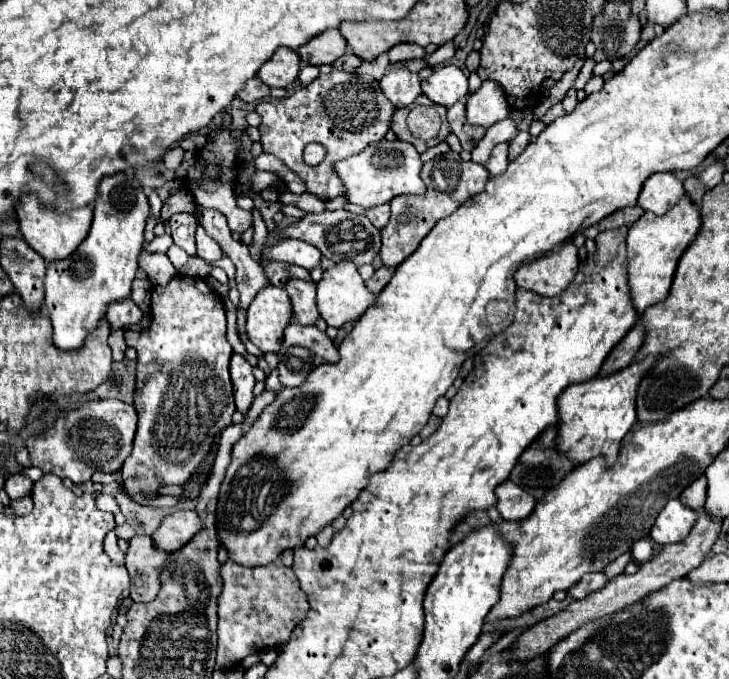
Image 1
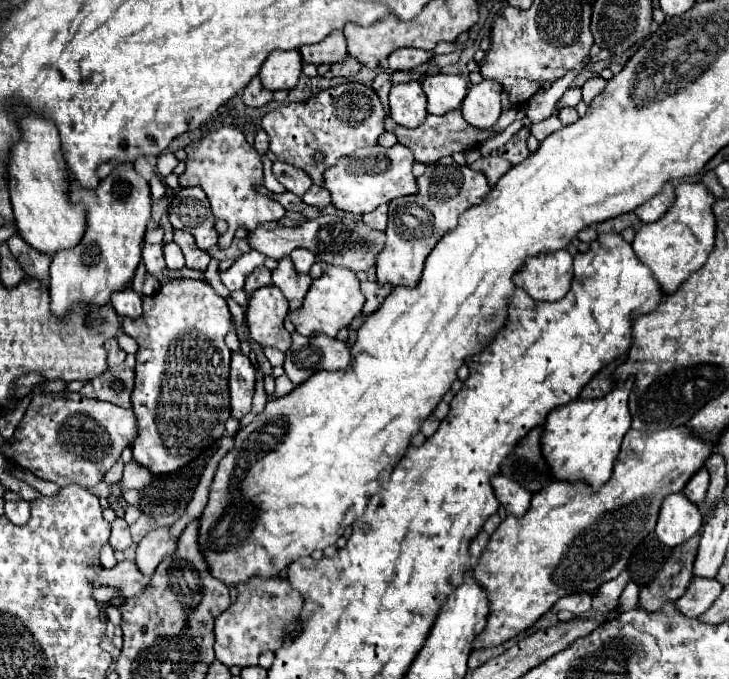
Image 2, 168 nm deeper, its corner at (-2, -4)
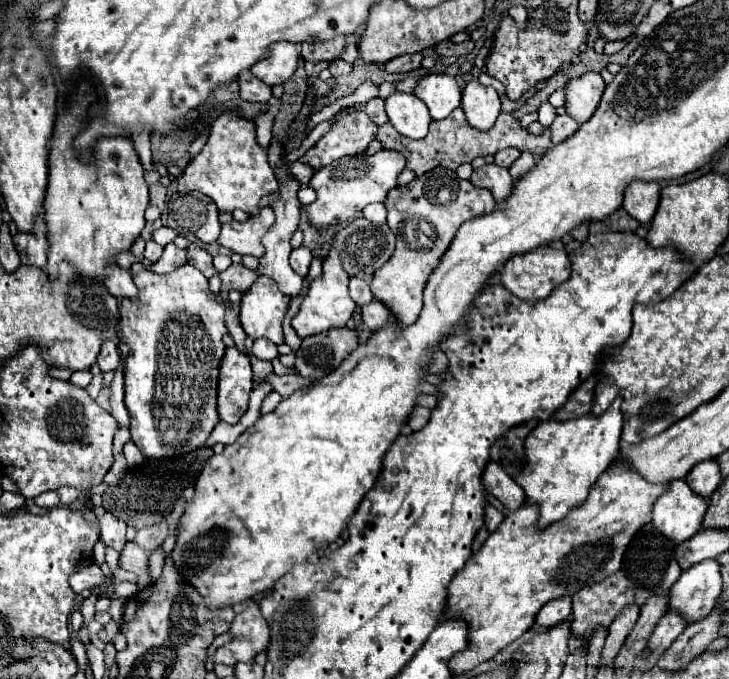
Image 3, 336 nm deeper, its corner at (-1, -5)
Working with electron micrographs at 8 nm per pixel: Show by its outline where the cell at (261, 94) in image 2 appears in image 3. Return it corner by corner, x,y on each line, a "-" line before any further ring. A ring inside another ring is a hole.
242,70
238,74
238,84
240,84
240,96
246,102
264,102
272,98
272,88
254,78
250,70

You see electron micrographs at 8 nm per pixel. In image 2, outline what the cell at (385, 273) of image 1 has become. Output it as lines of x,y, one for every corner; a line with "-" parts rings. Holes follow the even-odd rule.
365,281
365,283
361,283
361,291
363,291
365,299
367,299
363,311
365,311
365,313
373,313
373,311
379,309
379,305
383,303
383,299
389,295
391,285
379,285
379,283

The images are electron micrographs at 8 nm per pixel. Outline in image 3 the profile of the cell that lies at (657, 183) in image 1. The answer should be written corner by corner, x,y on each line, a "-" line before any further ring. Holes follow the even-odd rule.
634,180
624,190
624,202
622,208
636,218
640,224
646,224
652,220
656,206
660,200
660,188
656,182
642,182

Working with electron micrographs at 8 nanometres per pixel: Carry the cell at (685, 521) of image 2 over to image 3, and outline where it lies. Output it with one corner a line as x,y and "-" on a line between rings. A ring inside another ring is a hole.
674,480
654,502
652,524
674,544
680,544
700,530
706,508
706,498
696,494
684,480

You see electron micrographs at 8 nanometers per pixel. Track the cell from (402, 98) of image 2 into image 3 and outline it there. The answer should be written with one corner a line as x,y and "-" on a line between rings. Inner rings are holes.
392,92
386,98
386,114
390,124
406,138
420,140
428,134
428,126
432,122
428,108
414,94

